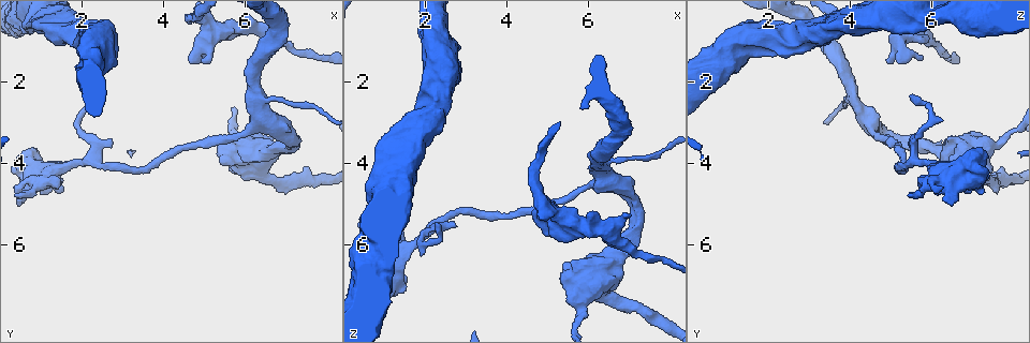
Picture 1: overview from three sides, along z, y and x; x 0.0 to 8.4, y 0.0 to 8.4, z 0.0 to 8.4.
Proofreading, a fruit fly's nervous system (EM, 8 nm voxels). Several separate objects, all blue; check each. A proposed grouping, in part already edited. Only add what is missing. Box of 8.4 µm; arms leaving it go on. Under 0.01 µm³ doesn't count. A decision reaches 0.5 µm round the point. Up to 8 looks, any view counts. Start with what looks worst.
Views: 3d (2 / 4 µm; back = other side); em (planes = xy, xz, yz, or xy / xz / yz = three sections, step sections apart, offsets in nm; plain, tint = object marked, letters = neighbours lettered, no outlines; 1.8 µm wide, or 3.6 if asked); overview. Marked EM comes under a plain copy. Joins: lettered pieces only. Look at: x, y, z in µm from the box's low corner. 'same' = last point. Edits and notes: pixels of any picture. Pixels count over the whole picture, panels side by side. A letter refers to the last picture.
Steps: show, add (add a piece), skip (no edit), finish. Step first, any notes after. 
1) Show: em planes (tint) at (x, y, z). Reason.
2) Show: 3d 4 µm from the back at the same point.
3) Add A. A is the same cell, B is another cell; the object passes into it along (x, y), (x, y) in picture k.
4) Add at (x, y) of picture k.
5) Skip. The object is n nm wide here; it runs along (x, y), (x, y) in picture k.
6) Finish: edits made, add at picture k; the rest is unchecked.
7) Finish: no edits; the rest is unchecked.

Show: 3d 2 µm at (6.80, 2.45, 3.90). Calibre changes.

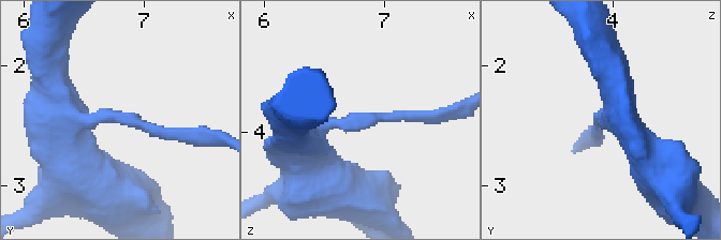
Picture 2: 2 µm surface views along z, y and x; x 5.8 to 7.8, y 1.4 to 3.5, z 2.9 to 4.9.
Show: em planes (tint) at (6.76, 2.42, 3.92). Shape alone is not enough.

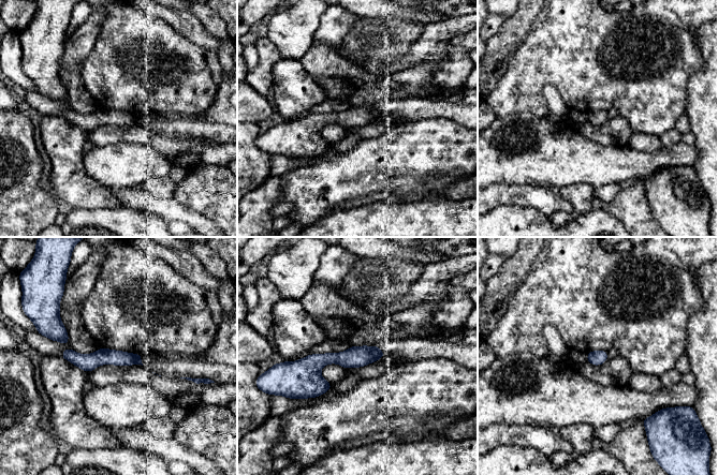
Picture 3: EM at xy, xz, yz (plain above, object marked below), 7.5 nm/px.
Show: em planes (letters) at the same point.

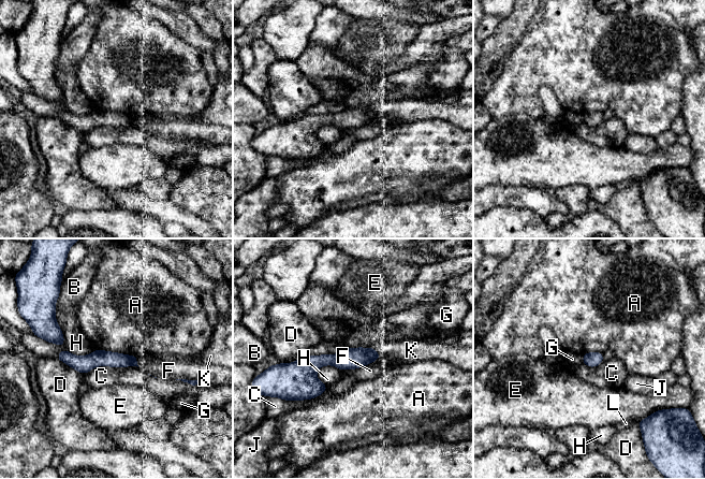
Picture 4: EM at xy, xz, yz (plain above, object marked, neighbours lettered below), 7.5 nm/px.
Skip. A, B, C, D, E, F, G, H, J, K and L are other cells; it runs along (376, 356), (321, 360), (290, 371) in picture 4; no lettered piece goes on from it.

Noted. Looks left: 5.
Show: em planes (tint) at (5.10, 1.40, 5.80). Free end.

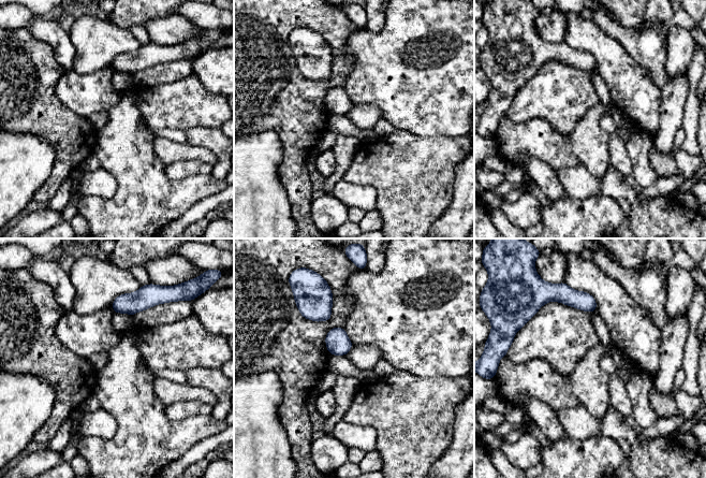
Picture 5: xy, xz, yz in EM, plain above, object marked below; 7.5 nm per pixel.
Show: em planes (letters) at the same point. What lies round it.

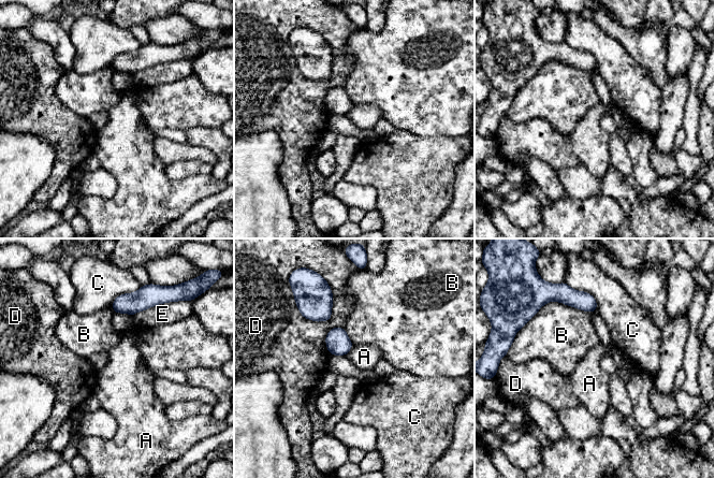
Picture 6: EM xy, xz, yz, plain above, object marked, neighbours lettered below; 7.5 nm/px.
Skip. A, B, C, D and E are other cells; a border runs along (353, 345), (346, 355) in picture 6; no lettered piece goes on from it.

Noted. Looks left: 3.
Show: 3d 2 µm at (5.85, 3.40, 7.75). Calibre changes.

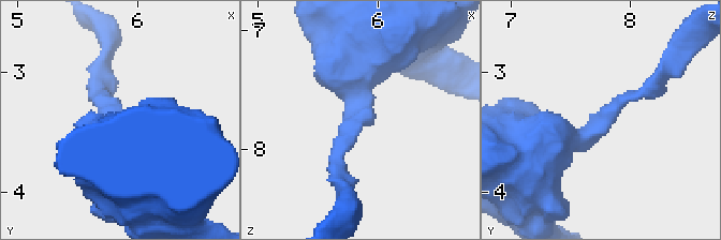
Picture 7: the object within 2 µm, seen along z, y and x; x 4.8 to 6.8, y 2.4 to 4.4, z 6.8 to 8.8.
Show: em yz step 4 (tint) at (5.82, 3.42, 7.76).

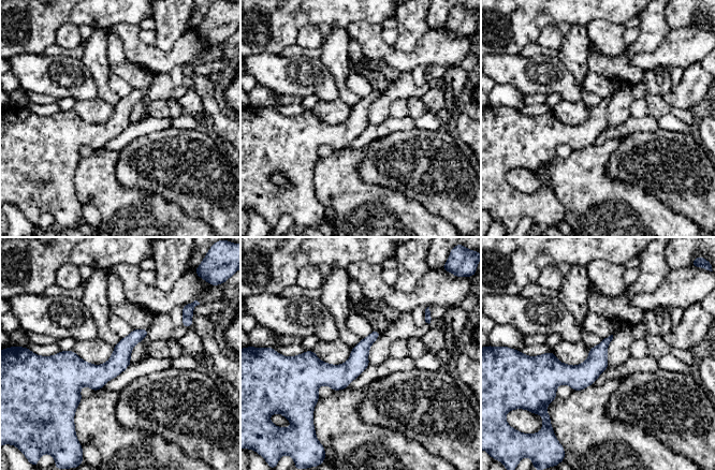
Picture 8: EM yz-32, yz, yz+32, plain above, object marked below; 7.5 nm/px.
Show: em planes (letters) at the same point. Another direction.

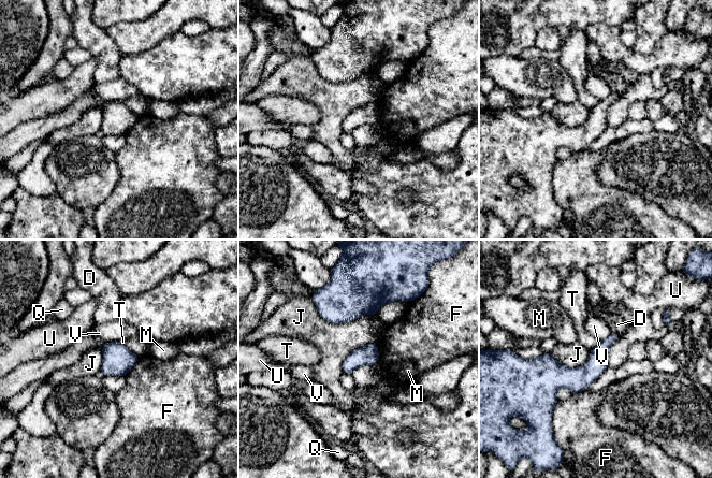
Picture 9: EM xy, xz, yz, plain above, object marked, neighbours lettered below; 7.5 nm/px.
Skip. D, F, J, M, Q, T, U and V are other cells; it runs along (614, 336), (582, 374), (535, 365) in picture 9; none of them fits.

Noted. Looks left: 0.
Finish: no edits; the rest is unchecked.

